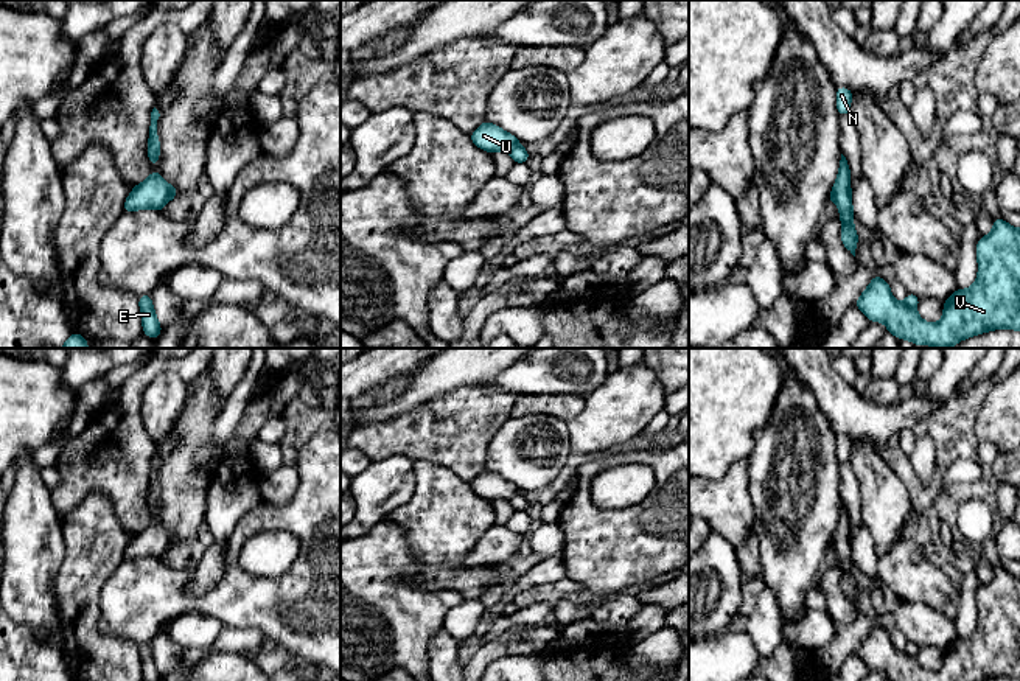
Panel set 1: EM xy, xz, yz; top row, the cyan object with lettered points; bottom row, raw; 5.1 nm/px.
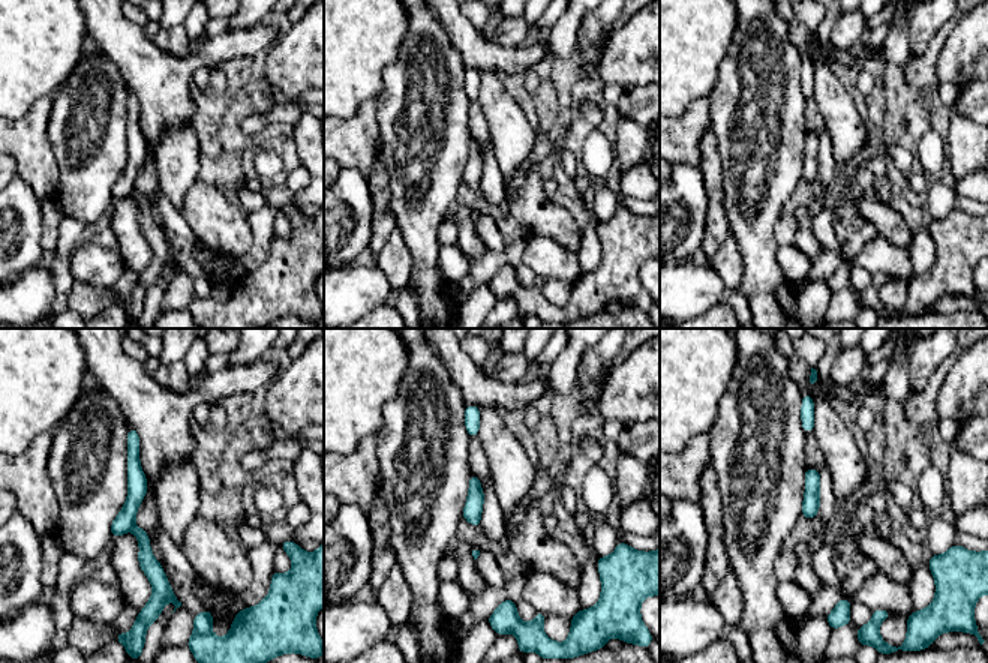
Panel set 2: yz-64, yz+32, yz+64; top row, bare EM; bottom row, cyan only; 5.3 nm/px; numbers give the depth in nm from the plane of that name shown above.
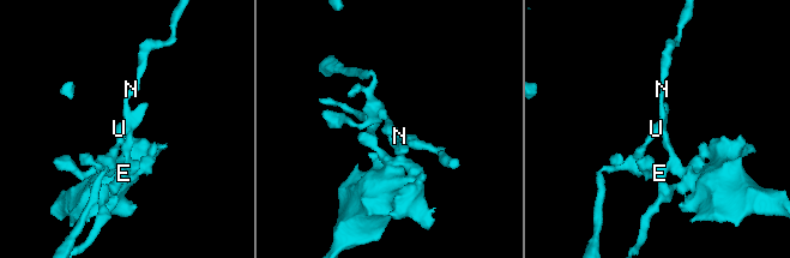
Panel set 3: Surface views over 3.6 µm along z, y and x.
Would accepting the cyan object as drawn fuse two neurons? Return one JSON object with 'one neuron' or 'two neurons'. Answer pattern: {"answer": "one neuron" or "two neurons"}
{"answer": "two neurons"}

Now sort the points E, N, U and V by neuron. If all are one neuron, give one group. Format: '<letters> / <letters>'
E V / N U

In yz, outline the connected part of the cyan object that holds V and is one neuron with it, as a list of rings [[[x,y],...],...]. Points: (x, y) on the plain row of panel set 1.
[[[1001,566],[994,568],[992,580],[976,591],[978,625],[969,637],[956,637],[944,650],[944,662],[938,672],[920,667],[916,658],[892,647],[889,631],[875,622],[855,655],[871,670],[883,670],[889,681],[987,681],[1009,676],[1020,679],[1020,577]]]

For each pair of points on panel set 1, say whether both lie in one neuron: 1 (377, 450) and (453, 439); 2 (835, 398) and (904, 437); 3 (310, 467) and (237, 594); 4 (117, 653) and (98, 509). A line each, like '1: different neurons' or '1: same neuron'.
1: same neuron
2: different neurons
3: same neuron
4: same neuron

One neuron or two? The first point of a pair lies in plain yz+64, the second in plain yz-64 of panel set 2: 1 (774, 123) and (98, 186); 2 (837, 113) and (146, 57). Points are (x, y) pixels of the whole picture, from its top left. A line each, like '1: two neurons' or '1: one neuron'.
1: one neuron
2: two neurons

